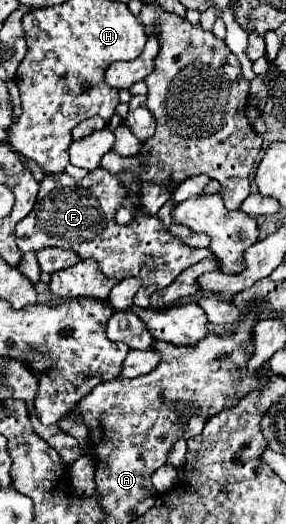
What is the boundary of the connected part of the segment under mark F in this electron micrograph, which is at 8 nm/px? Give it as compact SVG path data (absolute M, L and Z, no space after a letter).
M102 168L88 172L88 176L82 180L76 180L66 172L48 174L40 182L40 192L32 212L16 226L16 244L22 252L38 252L48 246L74 250L82 260L96 260L106 278L124 280L138 276L142 280L142 287L135 295L133 304L148 308L152 292L166 288L192 264L204 258L214 258L214 252L186 246L164 230L156 216L138 214L138 218L128 226L118 226L114 214L120 208L122 198L124 188L120 182L116 182L116 178L112 178L112 174L108 174L108 170Z

